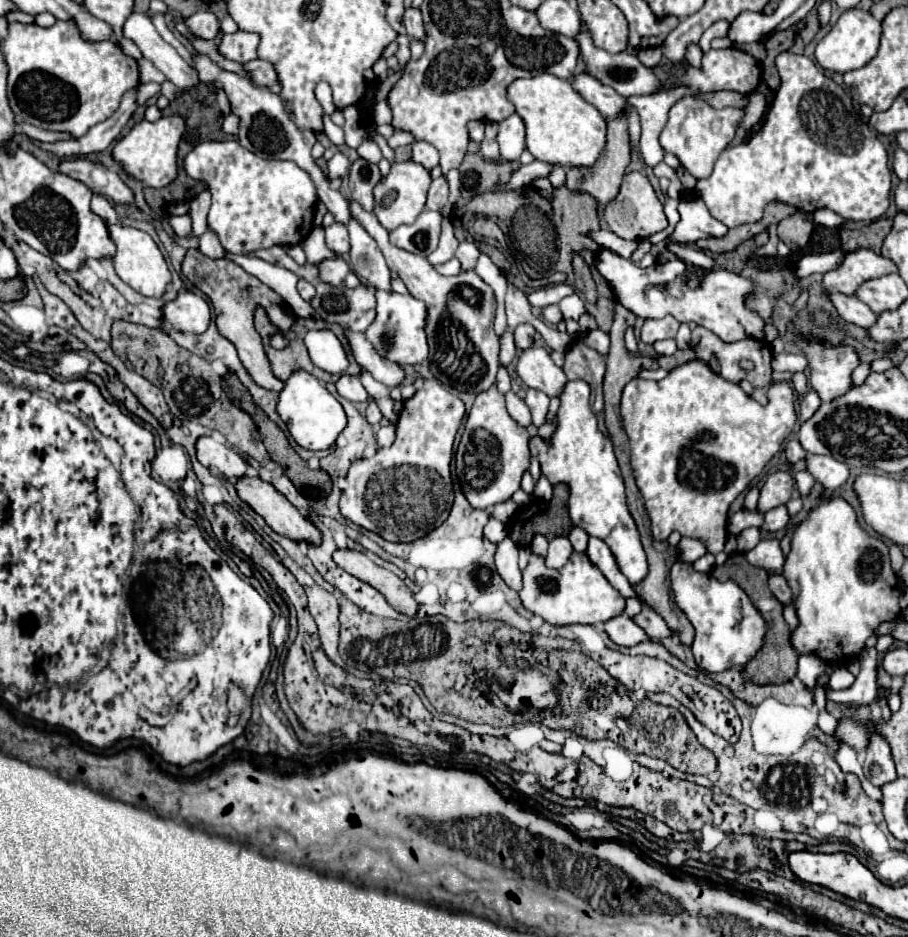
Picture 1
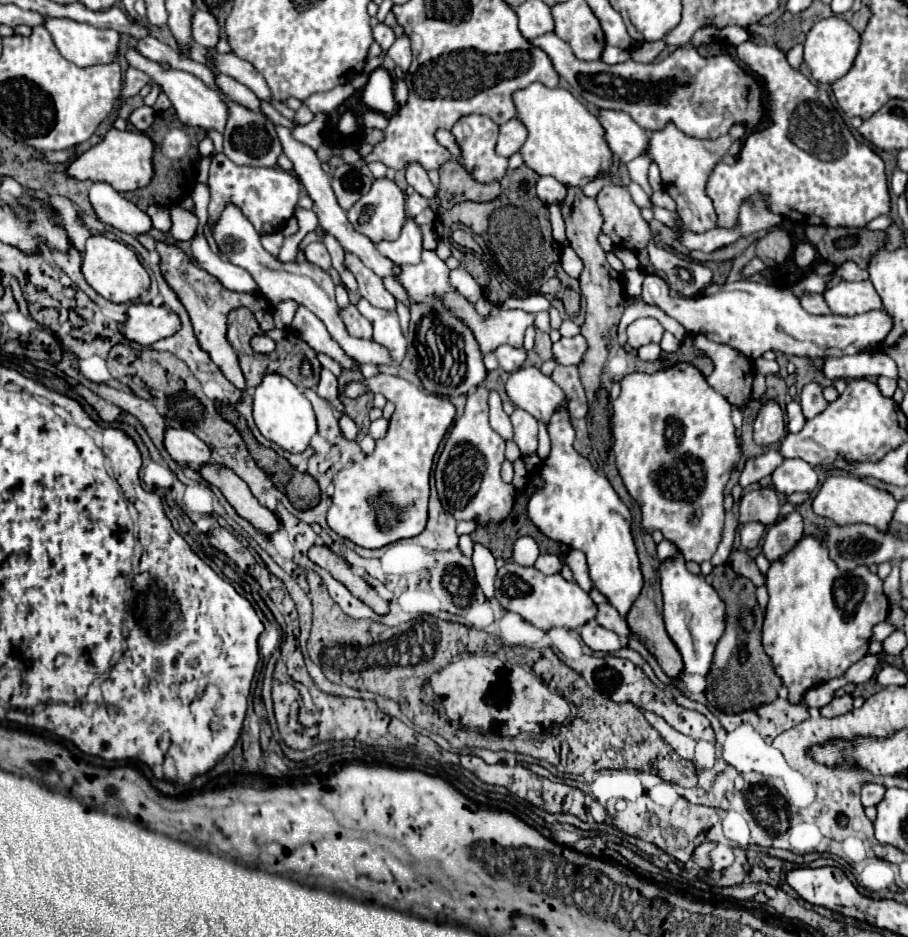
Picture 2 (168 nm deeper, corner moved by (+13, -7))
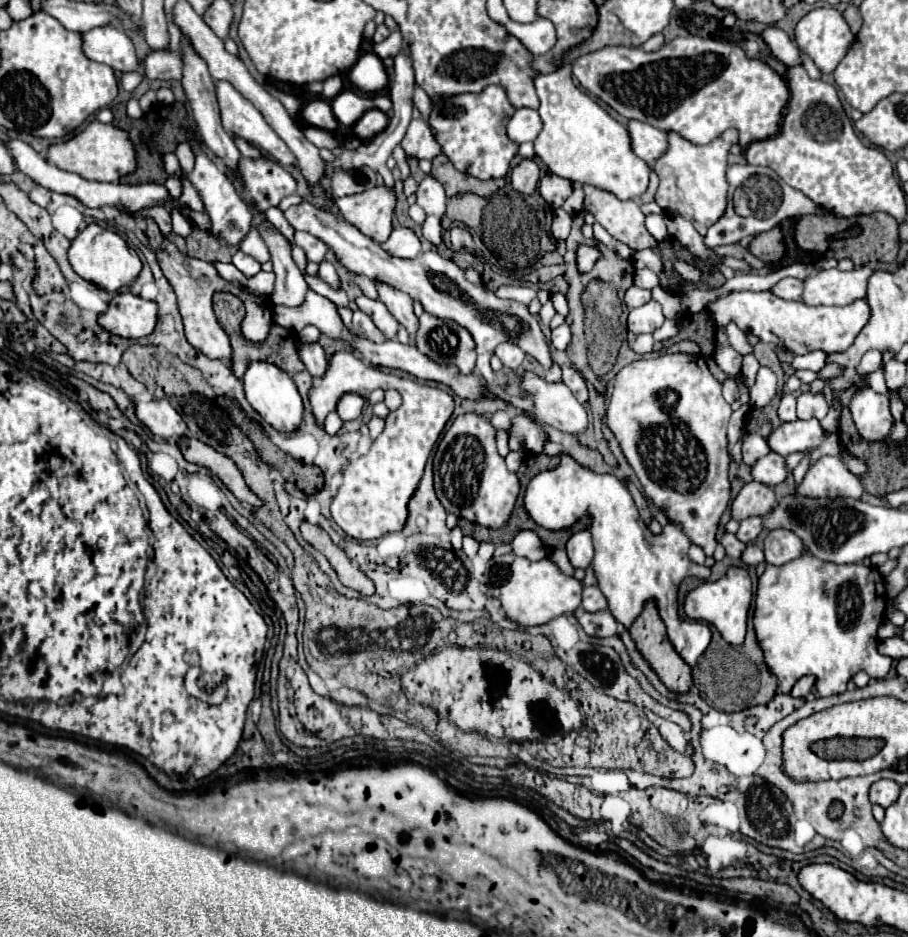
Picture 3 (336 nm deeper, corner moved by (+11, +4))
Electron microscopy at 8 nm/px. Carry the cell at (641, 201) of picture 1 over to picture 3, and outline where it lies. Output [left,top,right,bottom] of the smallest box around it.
[584,185,658,251]

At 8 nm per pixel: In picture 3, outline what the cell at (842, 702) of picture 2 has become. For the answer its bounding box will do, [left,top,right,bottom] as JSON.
[754,551,892,699]

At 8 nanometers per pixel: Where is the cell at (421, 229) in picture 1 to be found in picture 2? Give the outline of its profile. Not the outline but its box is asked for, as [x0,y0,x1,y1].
[376,220,422,264]

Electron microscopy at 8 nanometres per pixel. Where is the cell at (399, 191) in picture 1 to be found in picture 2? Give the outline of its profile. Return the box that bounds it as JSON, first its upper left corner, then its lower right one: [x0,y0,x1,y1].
[348,178,406,244]

